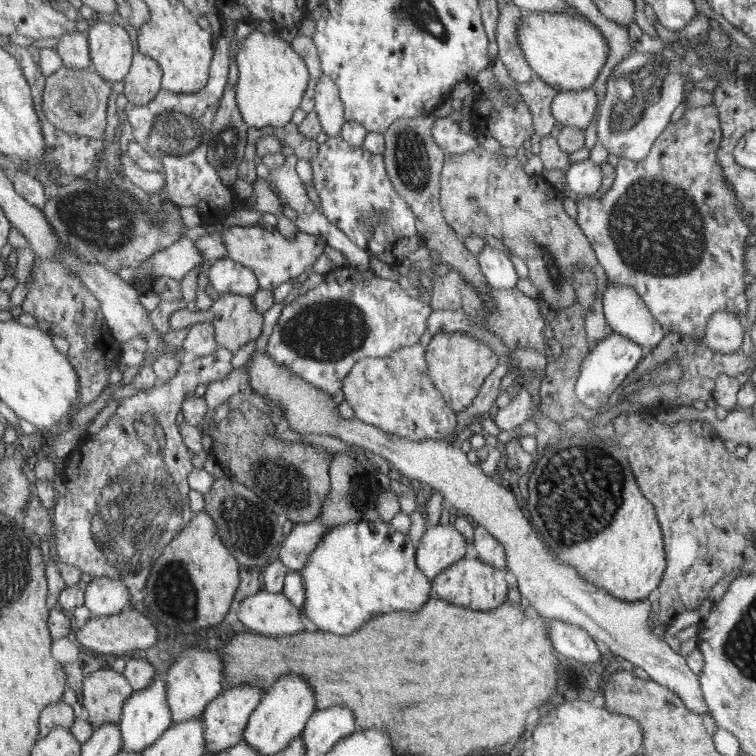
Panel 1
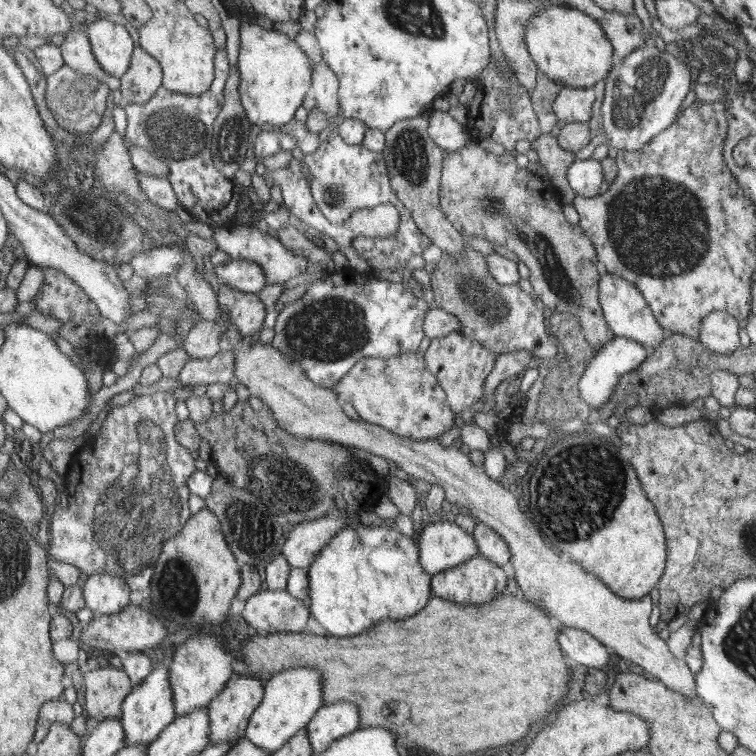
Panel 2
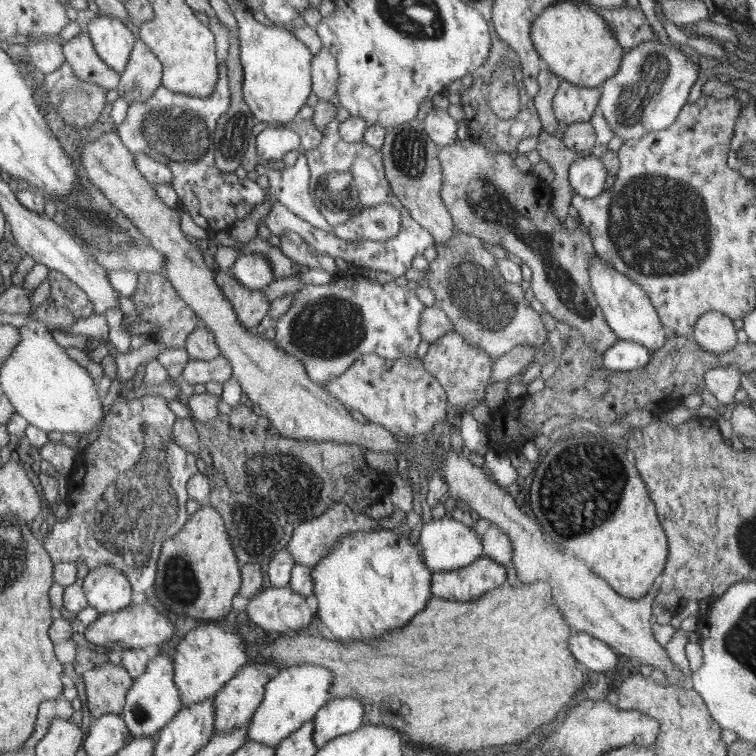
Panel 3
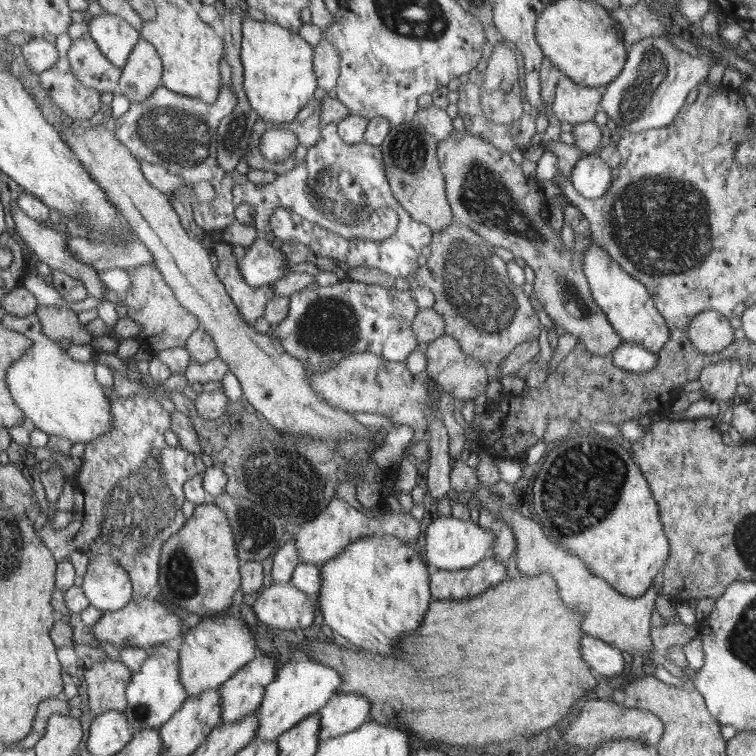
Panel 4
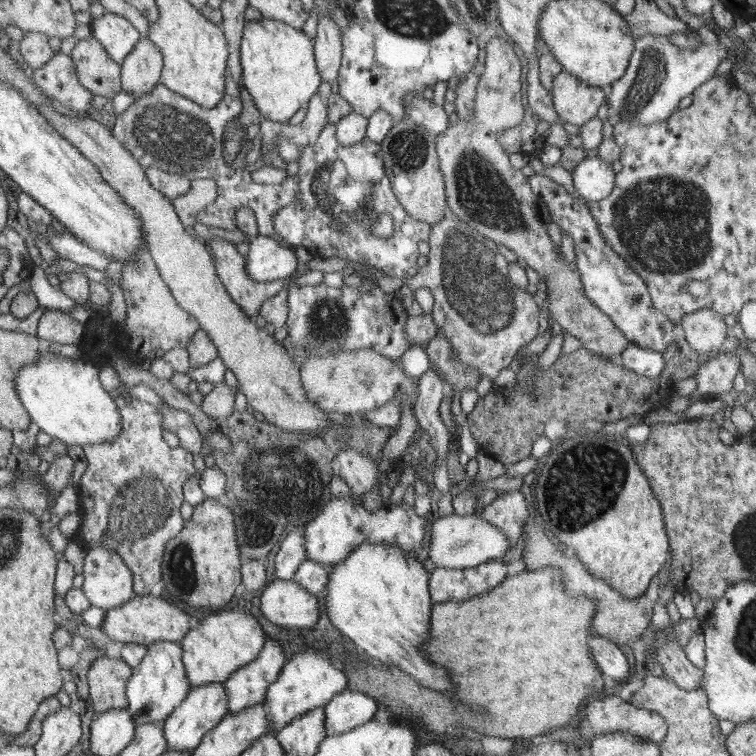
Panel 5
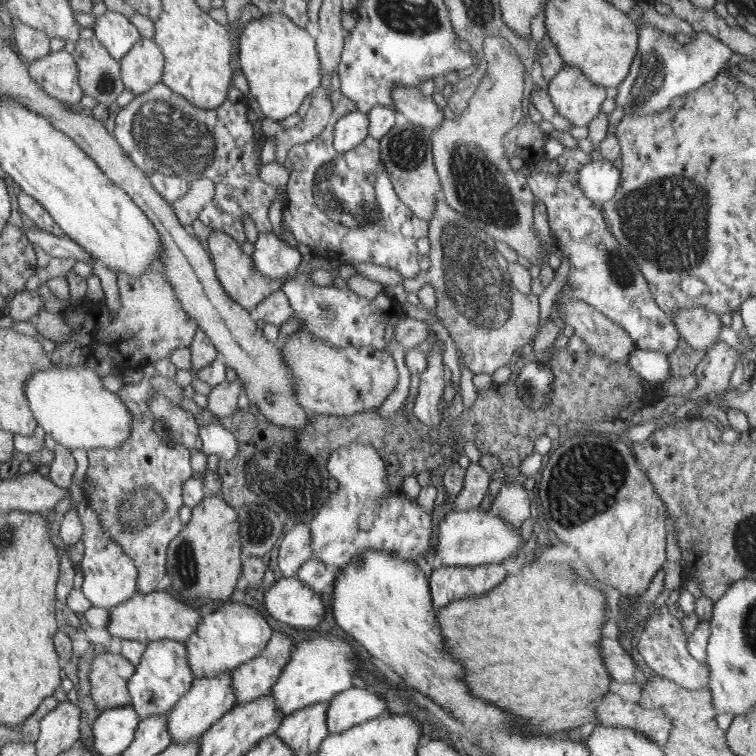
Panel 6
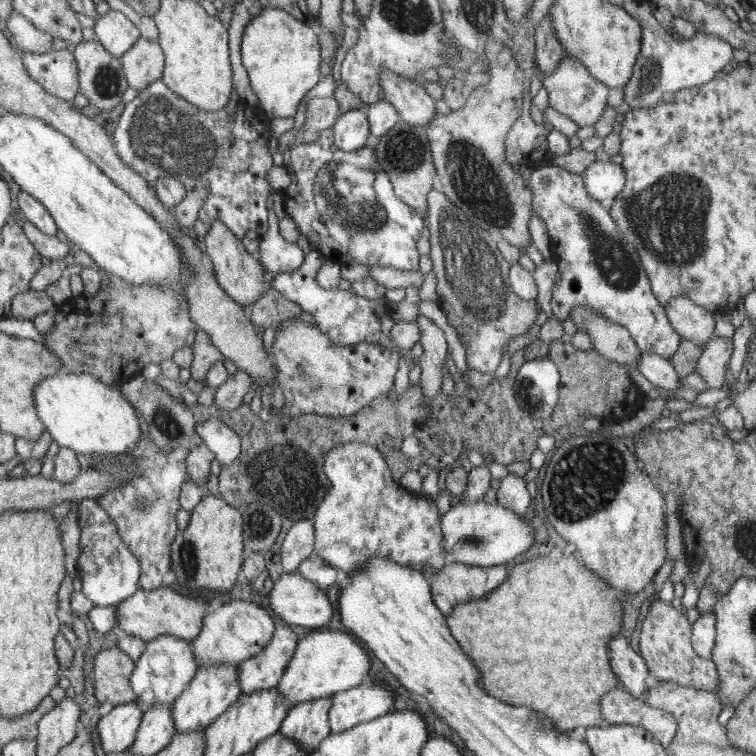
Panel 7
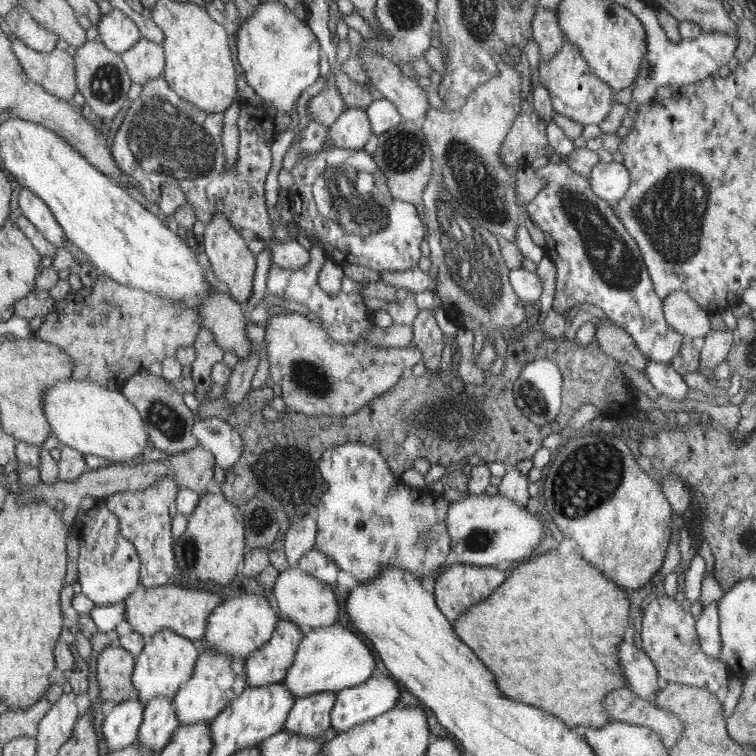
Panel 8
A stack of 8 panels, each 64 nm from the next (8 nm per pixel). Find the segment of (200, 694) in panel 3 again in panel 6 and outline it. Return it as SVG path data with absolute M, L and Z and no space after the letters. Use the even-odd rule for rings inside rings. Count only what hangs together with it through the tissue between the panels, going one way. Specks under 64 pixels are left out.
M241 602L220 604L200 620L197 631L184 643L195 680L212 678L252 661L265 651L274 631L262 612Z

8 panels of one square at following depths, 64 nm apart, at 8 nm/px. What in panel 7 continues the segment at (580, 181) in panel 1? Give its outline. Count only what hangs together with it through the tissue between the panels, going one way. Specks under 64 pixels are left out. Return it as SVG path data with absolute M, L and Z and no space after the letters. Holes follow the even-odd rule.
M595 160L582 176L585 178L586 190L607 208L612 206L614 199L626 185L624 170L610 160Z

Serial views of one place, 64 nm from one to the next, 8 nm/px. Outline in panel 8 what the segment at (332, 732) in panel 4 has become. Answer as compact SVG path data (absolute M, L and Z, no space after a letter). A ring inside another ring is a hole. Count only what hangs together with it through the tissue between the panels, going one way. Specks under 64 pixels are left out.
M379 672L361 685L338 691L332 727L342 732L388 713L396 704L400 692L394 681Z

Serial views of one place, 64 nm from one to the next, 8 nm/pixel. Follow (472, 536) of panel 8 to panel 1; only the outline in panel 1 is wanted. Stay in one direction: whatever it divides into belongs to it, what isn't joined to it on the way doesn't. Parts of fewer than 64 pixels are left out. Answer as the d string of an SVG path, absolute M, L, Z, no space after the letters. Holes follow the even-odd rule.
M452 524L427 528L418 544L417 561L426 578L439 577L449 566L469 557L469 543Z

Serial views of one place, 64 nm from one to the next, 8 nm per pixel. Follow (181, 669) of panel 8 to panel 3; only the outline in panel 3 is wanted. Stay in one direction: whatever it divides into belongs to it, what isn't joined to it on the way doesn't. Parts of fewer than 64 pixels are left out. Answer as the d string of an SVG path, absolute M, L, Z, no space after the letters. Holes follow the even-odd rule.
M164 646L163 650L146 665L144 674L133 679L133 686L125 698L125 708L121 715L133 738L156 736L162 728L169 724L183 706L181 691L174 680L172 646Z

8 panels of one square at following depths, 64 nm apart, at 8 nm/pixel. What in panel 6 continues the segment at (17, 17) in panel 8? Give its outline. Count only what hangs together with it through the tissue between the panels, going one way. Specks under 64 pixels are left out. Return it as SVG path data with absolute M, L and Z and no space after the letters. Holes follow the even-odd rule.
M21 20L12 21L16 50L25 62L38 62L40 58L48 57L50 42L43 31L26 26Z

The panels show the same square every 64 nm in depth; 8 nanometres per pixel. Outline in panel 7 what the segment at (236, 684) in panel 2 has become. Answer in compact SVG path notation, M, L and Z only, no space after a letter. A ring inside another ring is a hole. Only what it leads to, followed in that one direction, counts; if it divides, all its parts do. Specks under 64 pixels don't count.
M284 622L276 624L277 630L273 634L269 645L258 655L250 657L248 660L239 664L240 683L243 694L258 692L276 687L285 674L285 670L289 666L289 662L293 660L293 655L297 651L300 638L292 631L292 626Z

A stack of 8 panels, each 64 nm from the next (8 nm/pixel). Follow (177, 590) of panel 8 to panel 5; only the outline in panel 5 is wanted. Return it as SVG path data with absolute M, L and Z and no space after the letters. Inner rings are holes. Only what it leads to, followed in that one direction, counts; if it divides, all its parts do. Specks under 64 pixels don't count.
M138 595L132 601L107 611L100 629L110 640L118 640L123 644L140 644L147 648L159 641L180 643L194 622L188 613L164 595Z

